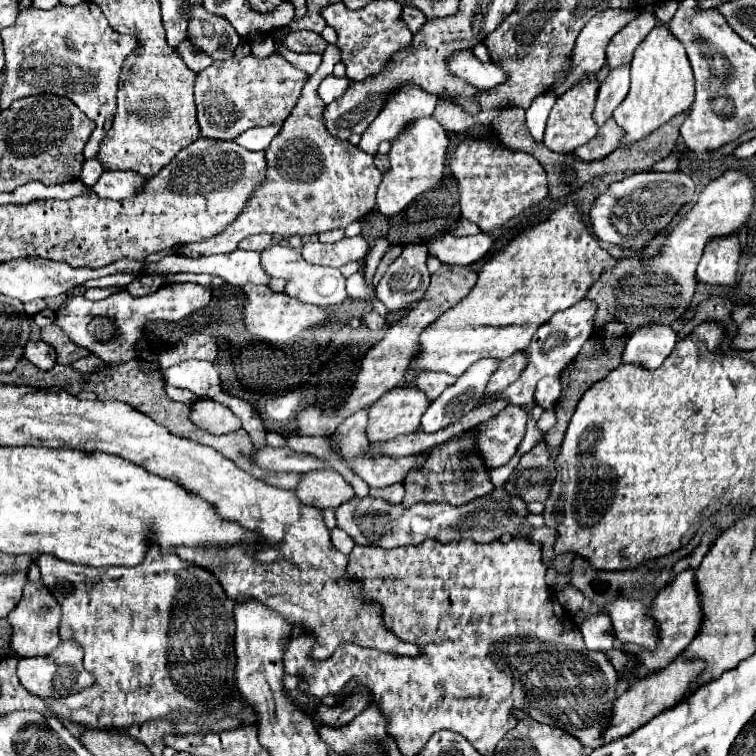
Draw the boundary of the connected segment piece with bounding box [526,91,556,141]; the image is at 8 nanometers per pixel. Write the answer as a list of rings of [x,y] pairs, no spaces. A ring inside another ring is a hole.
[[[550,91],[540,95],[536,103],[532,103],[528,109],[526,109],[526,125],[530,129],[530,135],[536,137],[536,141],[542,141],[542,135],[544,135],[544,127],[546,127],[546,119],[548,119],[548,113],[552,109],[556,101],[556,95],[552,95]]]

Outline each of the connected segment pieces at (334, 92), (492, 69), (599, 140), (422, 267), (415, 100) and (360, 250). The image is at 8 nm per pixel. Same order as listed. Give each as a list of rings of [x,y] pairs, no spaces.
[[[328,75],[328,79],[324,79],[320,83],[320,99],[328,105],[334,99],[338,99],[350,85],[348,77],[336,77],[336,75]]]
[[[456,53],[456,57],[448,61],[448,69],[452,69],[456,77],[464,77],[466,81],[482,89],[492,89],[508,81],[504,69],[496,67],[494,63],[480,63],[474,53]]]
[[[608,119],[600,127],[600,133],[588,145],[576,149],[576,157],[580,157],[582,161],[594,161],[594,159],[606,157],[618,147],[622,137],[624,137],[624,131],[616,125],[614,119]]]
[[[405,245],[400,257],[390,263],[376,287],[376,297],[388,311],[396,313],[424,299],[430,283],[426,259],[426,245]]]
[[[414,85],[400,88],[400,93],[392,93],[392,101],[384,105],[376,121],[364,131],[360,139],[360,149],[366,153],[378,153],[378,145],[386,139],[400,137],[408,125],[420,117],[430,117],[436,107],[436,97],[416,89]]]
[[[358,235],[358,237],[344,237],[338,243],[324,245],[320,241],[308,241],[302,247],[302,257],[304,261],[312,265],[328,265],[328,267],[342,267],[350,261],[362,261],[368,251],[368,243]]]

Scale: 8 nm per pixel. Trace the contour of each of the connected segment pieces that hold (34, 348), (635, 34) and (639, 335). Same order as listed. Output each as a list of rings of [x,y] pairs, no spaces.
[[[30,341],[24,347],[24,357],[40,369],[52,369],[56,365],[56,351],[44,341]]]
[[[640,13],[634,21],[624,25],[606,47],[606,65],[612,69],[630,65],[636,45],[652,31],[654,23],[656,17],[652,13]]]
[[[655,324],[641,327],[628,339],[622,363],[642,365],[644,369],[658,369],[676,345],[676,333],[672,327],[655,327]]]

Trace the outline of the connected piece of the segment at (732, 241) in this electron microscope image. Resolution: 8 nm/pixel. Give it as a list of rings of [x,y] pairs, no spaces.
[[[728,235],[714,239],[706,245],[702,261],[698,263],[698,281],[708,285],[728,285],[736,283],[738,273],[738,259],[740,259],[740,245],[738,237]]]

